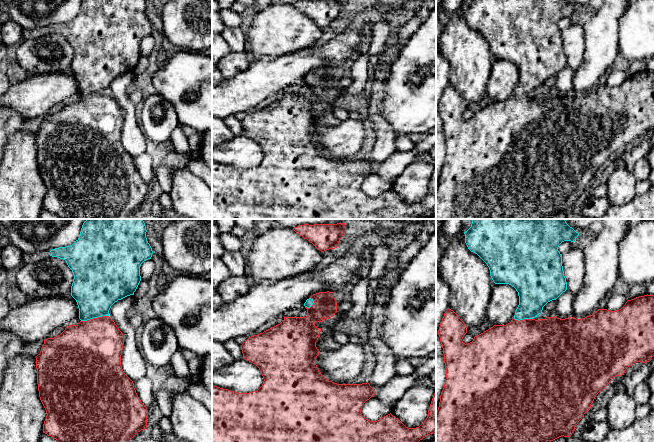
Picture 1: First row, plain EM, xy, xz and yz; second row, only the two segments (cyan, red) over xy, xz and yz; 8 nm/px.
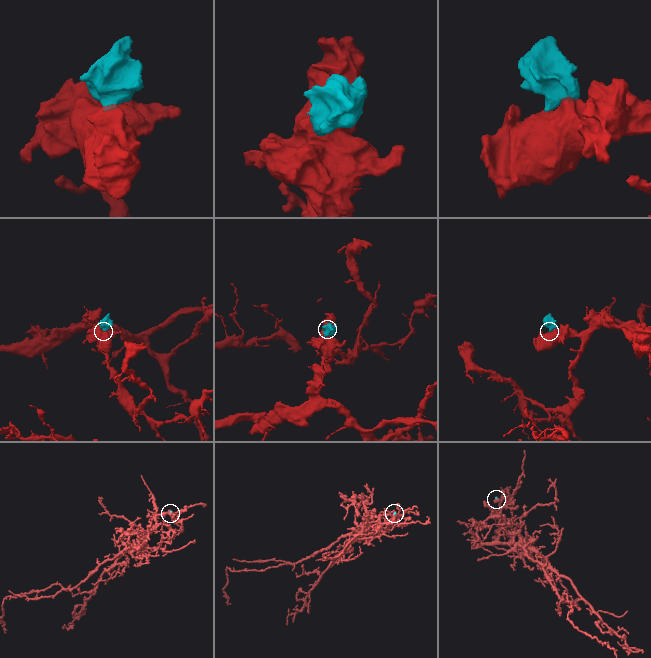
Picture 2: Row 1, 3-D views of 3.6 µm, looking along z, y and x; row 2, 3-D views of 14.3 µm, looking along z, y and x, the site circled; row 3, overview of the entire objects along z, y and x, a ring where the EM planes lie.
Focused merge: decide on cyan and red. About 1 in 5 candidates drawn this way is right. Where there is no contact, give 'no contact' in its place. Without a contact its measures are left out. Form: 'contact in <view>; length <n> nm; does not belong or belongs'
contact in xy; length 220 nm; belongs

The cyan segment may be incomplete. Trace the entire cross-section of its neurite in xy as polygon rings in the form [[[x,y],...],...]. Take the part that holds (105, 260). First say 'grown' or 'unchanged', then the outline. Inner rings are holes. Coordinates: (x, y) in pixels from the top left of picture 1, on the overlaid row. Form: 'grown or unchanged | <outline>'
grown | [[[87,219],[82,225],[79,238],[72,245],[55,248],[49,252],[50,256],[65,260],[73,272],[74,279],[71,286],[71,296],[77,302],[79,319],[81,320],[77,325],[66,327],[60,335],[45,339],[40,353],[35,357],[39,397],[47,413],[43,424],[43,433],[53,437],[58,442],[130,442],[138,432],[147,428],[147,407],[141,402],[134,388],[133,381],[124,373],[121,366],[124,335],[109,317],[109,310],[115,302],[134,295],[141,281],[140,266],[144,261],[152,257],[153,251],[147,241],[146,232],[143,219]]]

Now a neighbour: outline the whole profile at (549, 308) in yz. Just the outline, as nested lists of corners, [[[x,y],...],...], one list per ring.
[[[556,300],[548,302],[542,310],[542,314],[552,316],[556,308]]]

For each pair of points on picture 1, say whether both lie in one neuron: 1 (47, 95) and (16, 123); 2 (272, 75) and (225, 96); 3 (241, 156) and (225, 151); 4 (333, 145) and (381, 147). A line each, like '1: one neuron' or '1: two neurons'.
1: two neurons
2: one neuron
3: one neuron
4: two neurons

